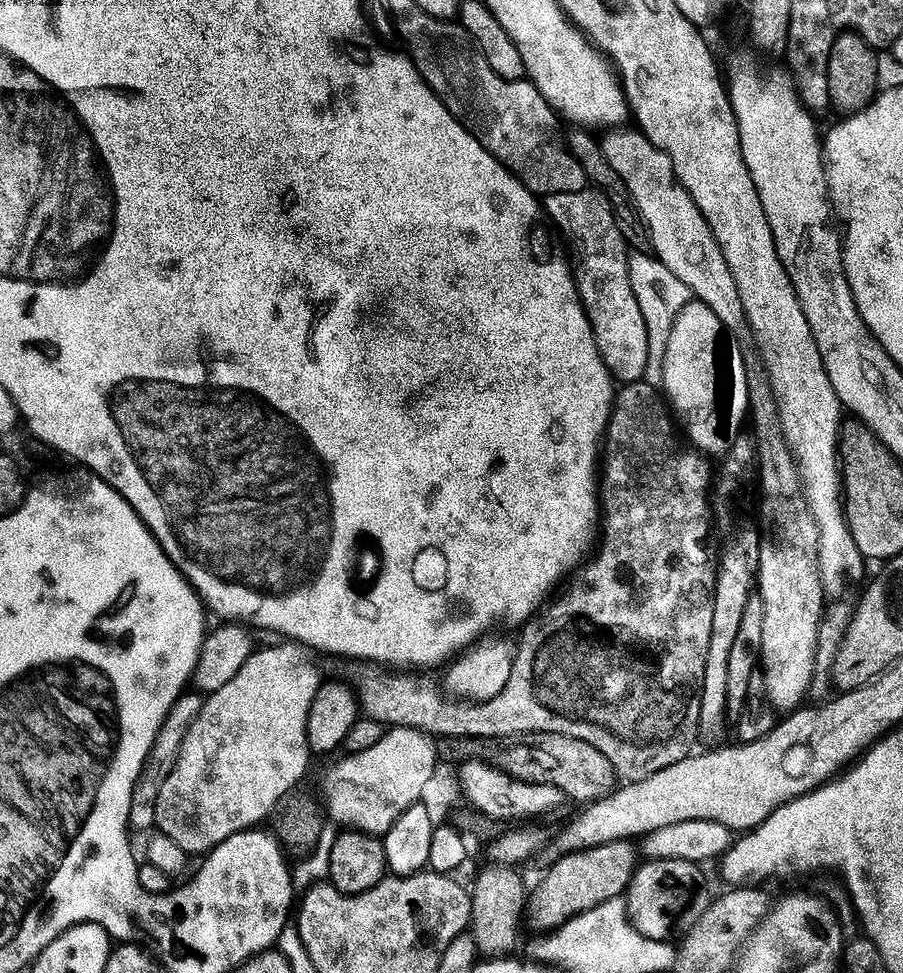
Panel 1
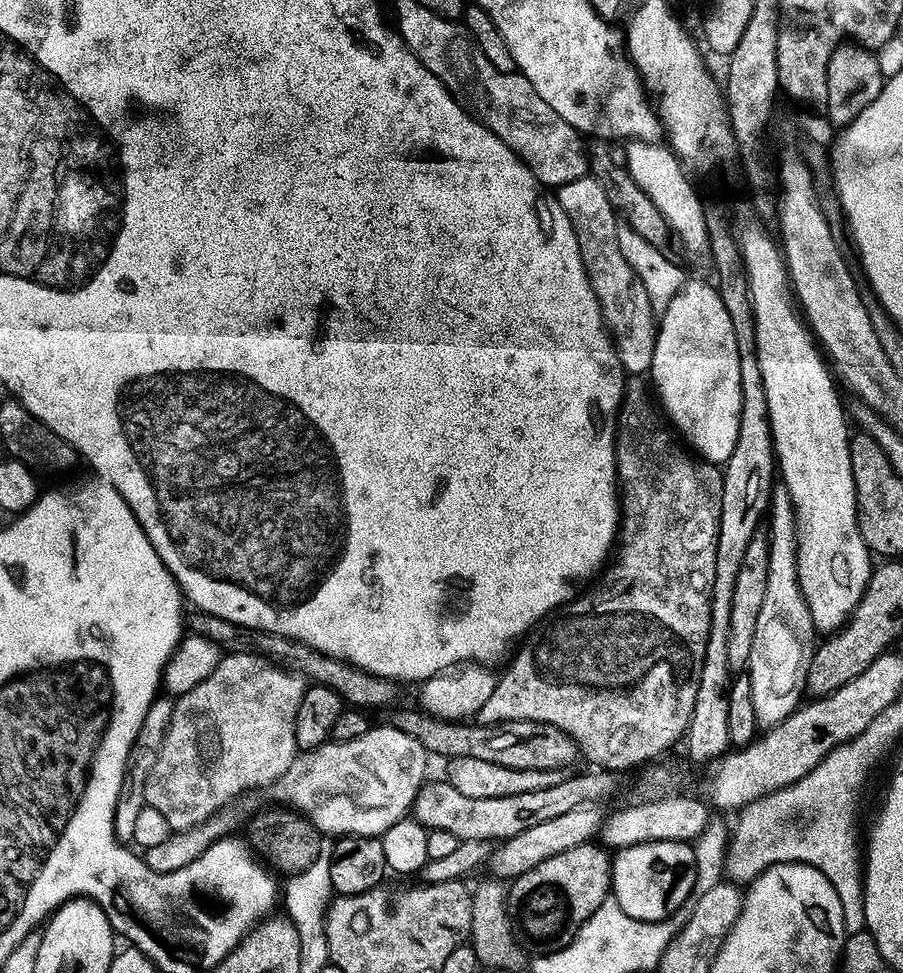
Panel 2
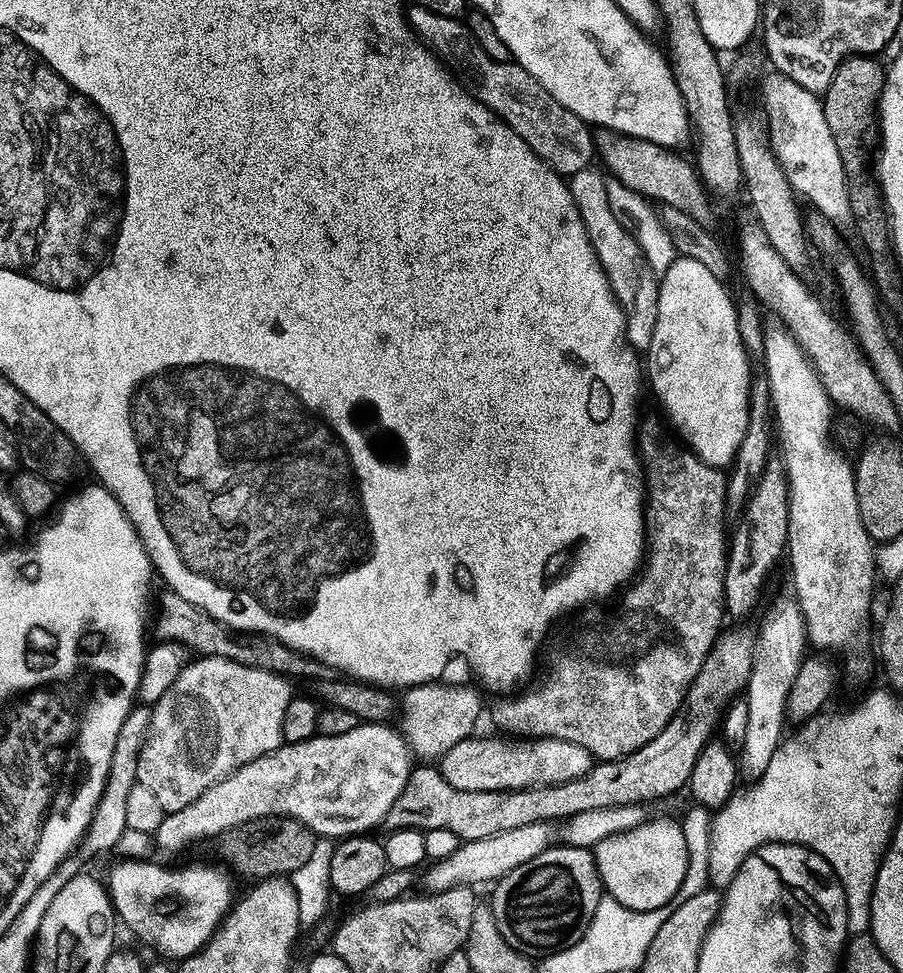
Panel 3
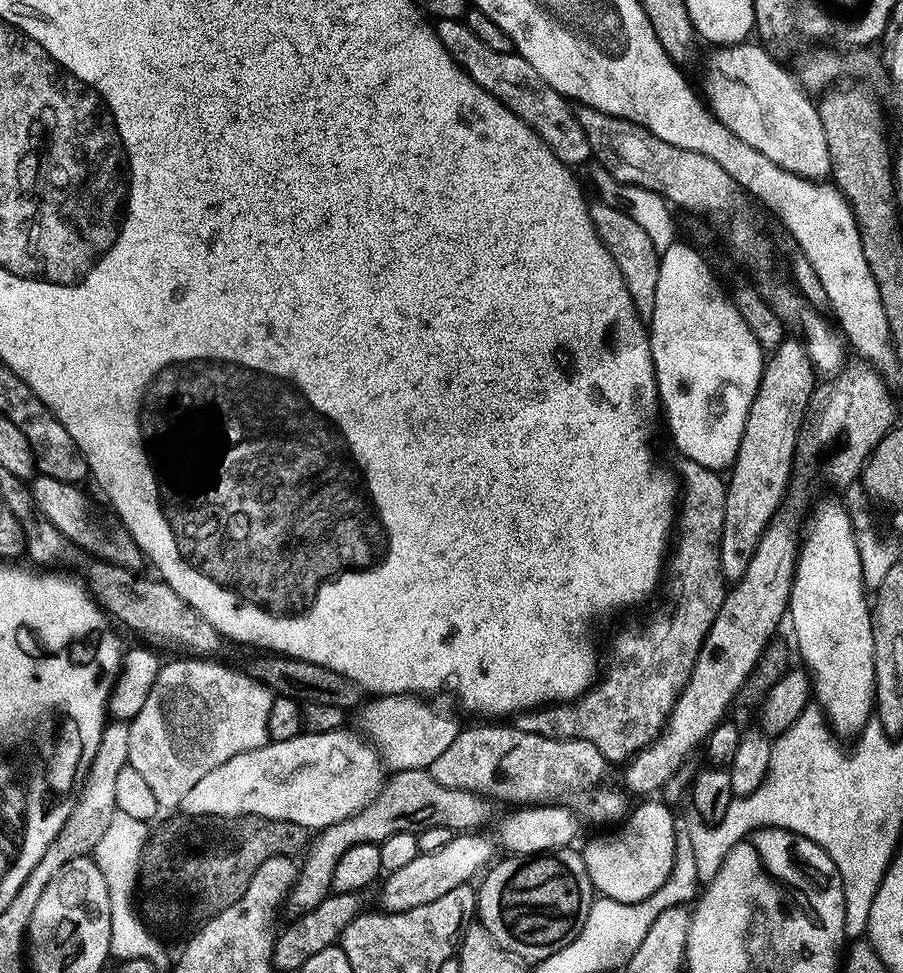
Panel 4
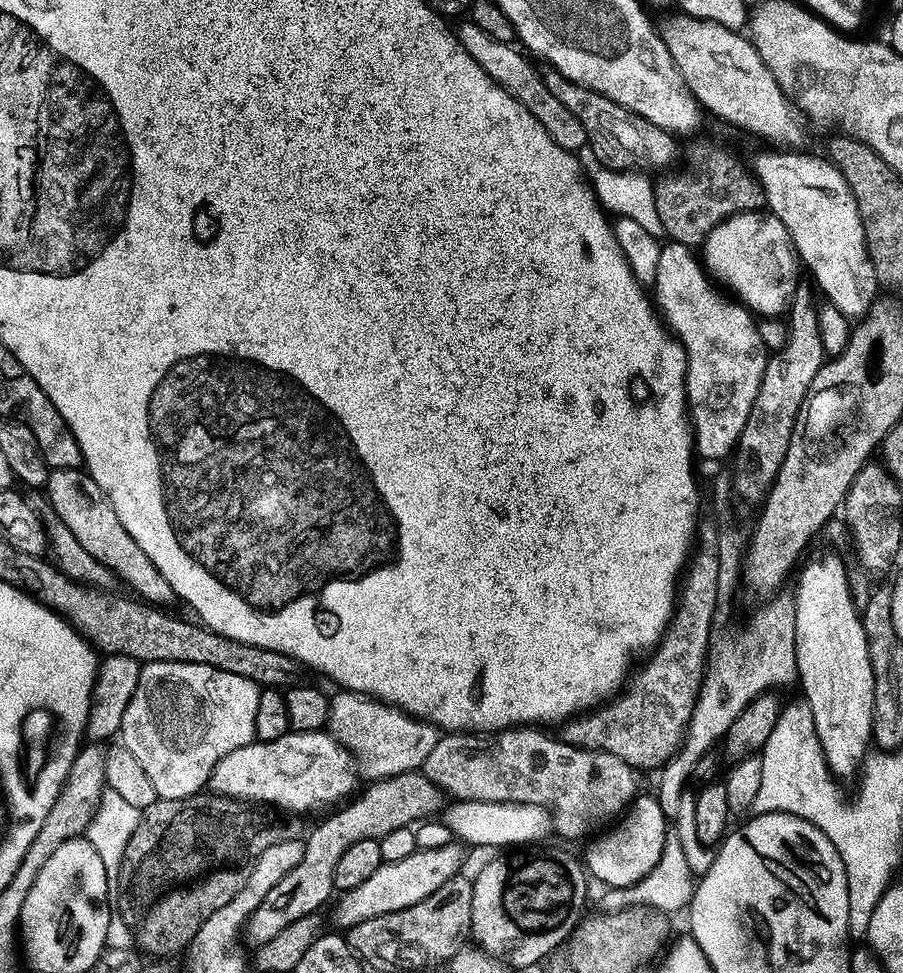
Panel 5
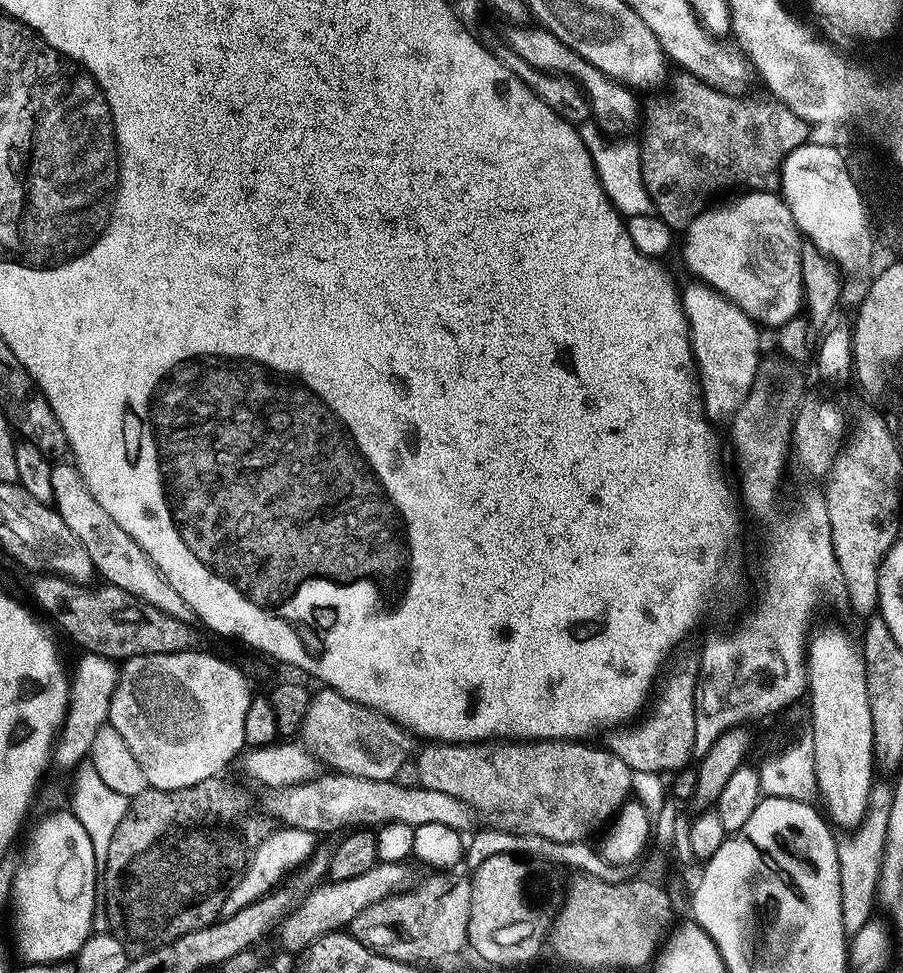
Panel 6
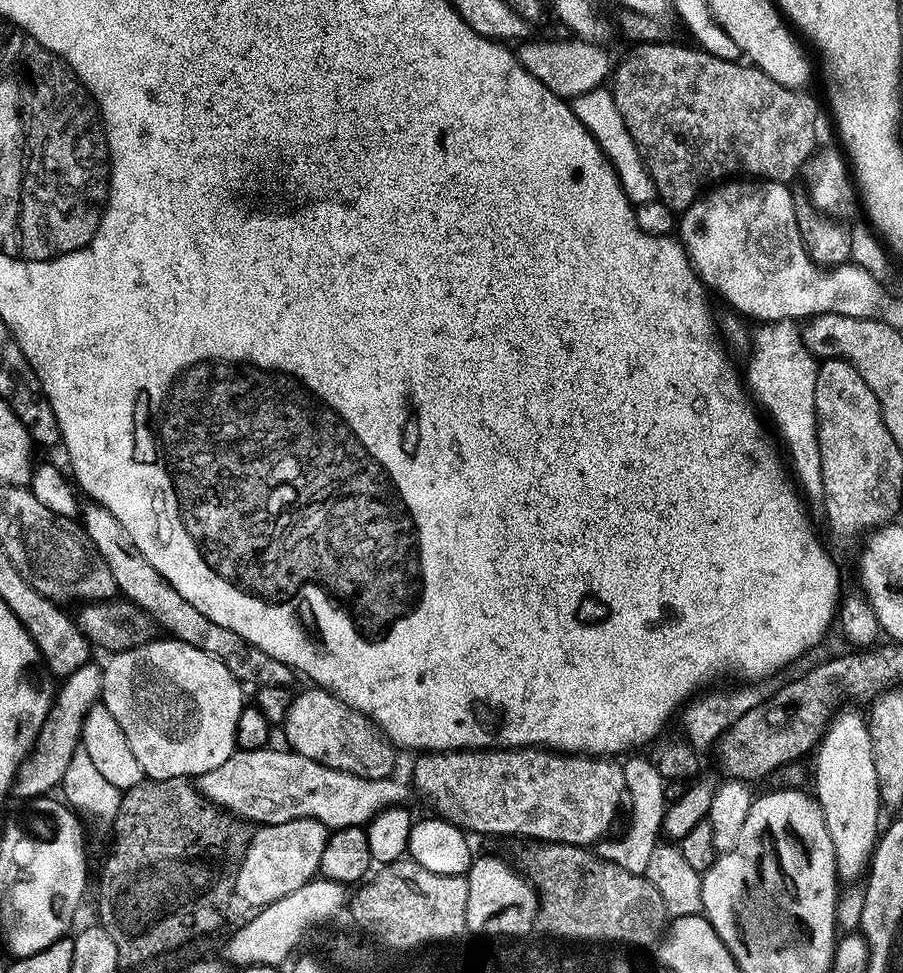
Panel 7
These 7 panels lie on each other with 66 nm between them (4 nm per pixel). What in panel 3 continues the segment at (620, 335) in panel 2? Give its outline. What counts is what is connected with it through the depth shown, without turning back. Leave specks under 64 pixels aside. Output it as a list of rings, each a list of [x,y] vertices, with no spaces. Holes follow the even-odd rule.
[[[589,166],[578,170],[573,176],[567,177],[566,183],[574,198],[574,206],[582,218],[586,238],[600,259],[600,265],[608,276],[617,302],[624,307],[624,321],[628,323],[628,341],[637,350],[647,350],[654,338],[654,326],[658,322],[660,286],[657,273],[649,268],[640,243],[634,239],[633,233],[623,220],[616,217],[614,210],[610,210],[610,198],[606,198],[606,176],[599,167]]]

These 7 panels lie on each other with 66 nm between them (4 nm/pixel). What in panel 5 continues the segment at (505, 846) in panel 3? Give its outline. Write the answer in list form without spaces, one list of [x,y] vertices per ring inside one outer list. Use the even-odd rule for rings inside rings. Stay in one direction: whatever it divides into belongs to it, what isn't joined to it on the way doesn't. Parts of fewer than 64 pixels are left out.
[[[453,842],[436,849],[417,850],[402,860],[384,862],[361,885],[339,895],[334,908],[335,924],[340,930],[349,930],[366,920],[416,905],[457,877],[462,864],[461,849],[459,843]]]

